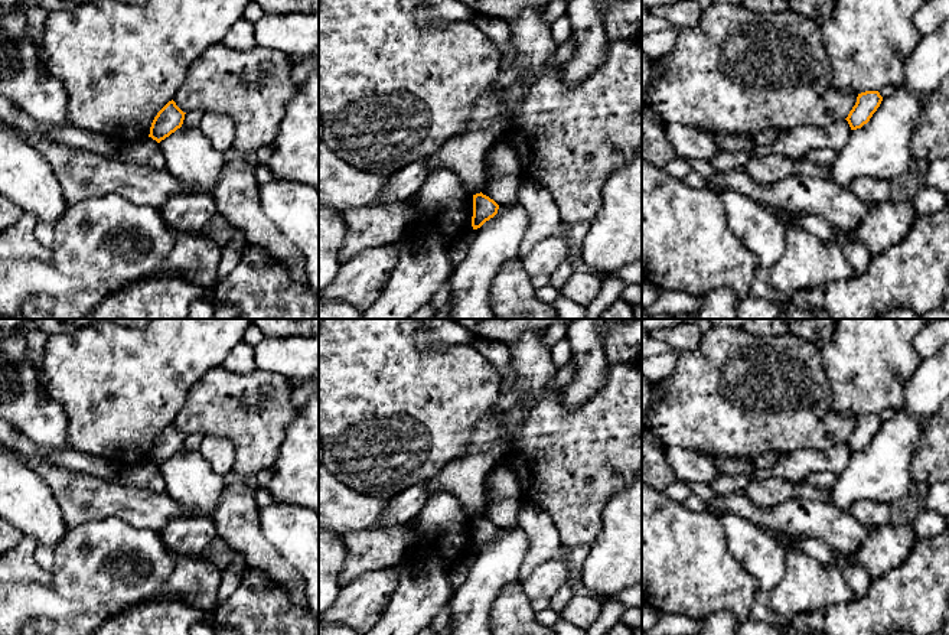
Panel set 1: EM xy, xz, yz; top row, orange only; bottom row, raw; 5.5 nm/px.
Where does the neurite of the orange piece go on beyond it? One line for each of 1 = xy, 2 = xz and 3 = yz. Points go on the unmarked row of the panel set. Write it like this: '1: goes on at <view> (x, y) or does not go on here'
1: does not go on here
2: does not go on here
3: does not go on here

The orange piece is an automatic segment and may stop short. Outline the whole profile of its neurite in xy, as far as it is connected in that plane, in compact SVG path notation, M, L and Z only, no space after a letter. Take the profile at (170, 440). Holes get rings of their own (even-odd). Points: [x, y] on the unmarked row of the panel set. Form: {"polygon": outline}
{"polygon": "M173 423L169 424L154 440L149 460L160 466L182 450L185 437Z"}

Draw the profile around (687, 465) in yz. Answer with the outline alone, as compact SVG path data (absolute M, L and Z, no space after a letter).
M668 446L665 447L665 457L678 481L710 483L721 476L712 457L694 450Z

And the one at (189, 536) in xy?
M180 517L169 521L159 534L176 556L200 556L216 535L216 527L208 517Z

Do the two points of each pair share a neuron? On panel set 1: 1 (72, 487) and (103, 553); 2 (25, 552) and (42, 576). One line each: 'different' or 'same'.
1: different
2: same

